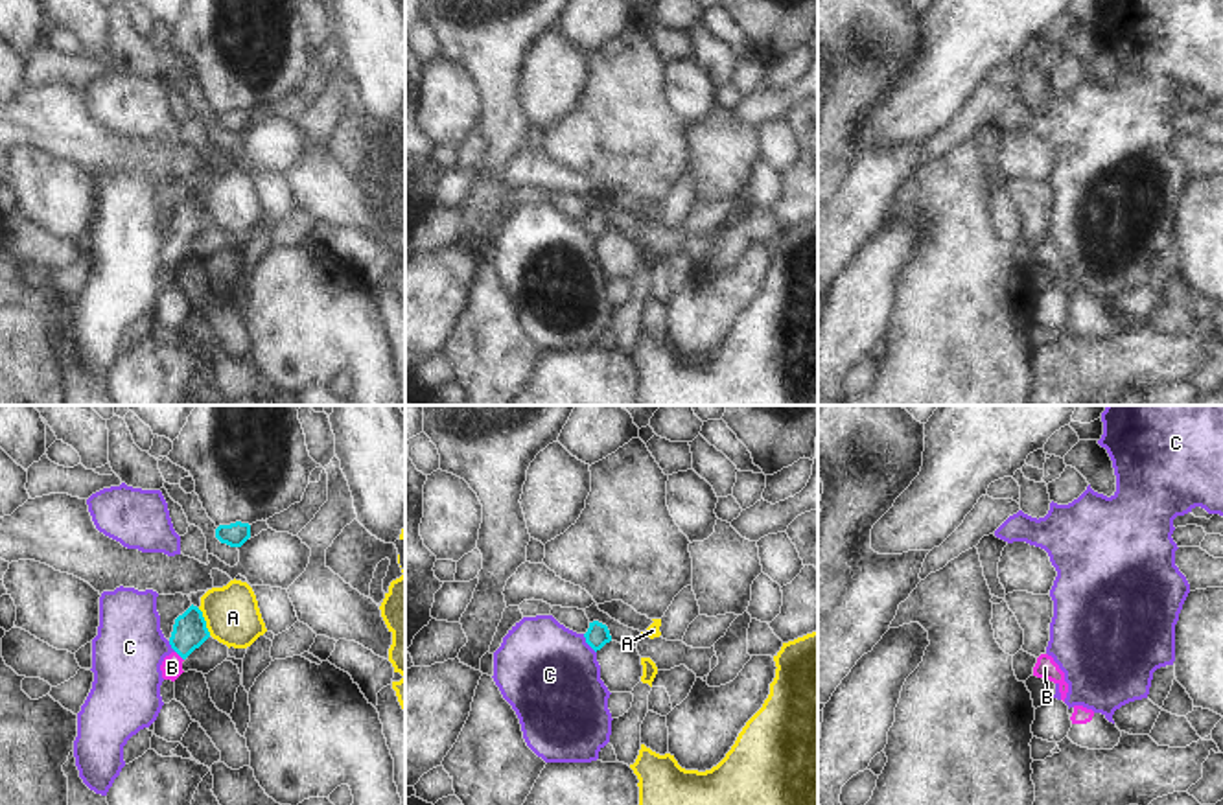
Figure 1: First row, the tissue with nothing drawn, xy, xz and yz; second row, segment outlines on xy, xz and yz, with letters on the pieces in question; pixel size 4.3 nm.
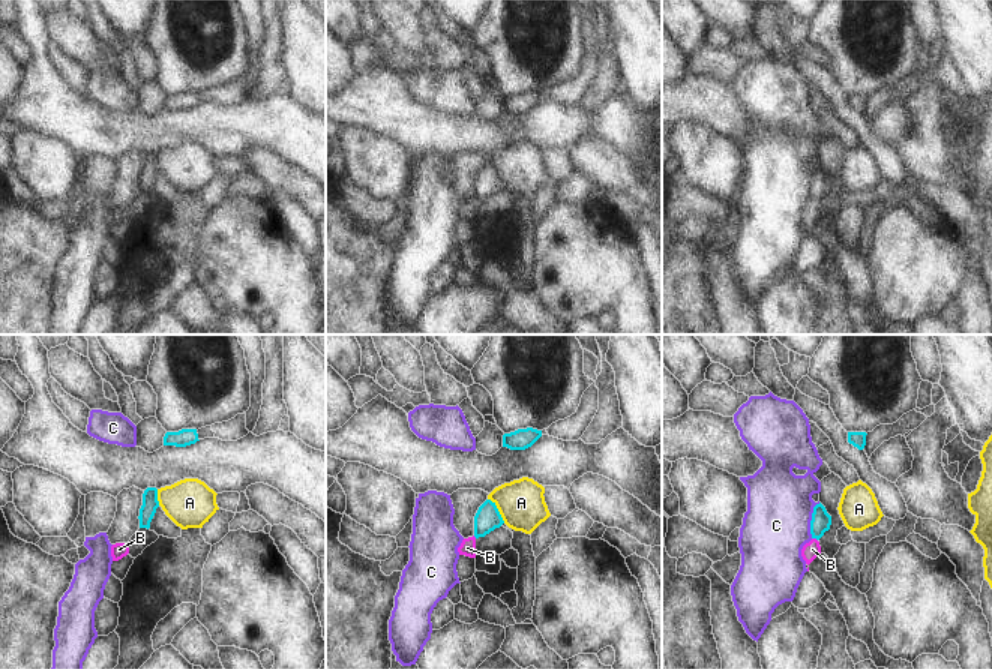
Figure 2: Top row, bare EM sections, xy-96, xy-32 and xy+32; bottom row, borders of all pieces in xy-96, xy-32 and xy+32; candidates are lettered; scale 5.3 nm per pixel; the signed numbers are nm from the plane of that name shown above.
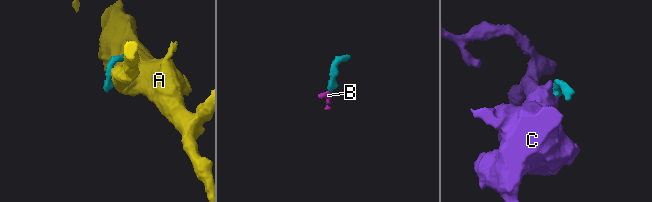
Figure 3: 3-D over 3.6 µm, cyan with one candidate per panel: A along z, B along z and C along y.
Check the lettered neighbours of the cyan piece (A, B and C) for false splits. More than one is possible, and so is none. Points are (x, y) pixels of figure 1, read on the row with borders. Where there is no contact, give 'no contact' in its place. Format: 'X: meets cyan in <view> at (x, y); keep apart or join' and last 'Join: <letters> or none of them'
A: meets cyan in xy at (205, 621); keep apart
B: meets cyan in xy at (179, 654); join
C: meets cyan in xz at (586, 641); keep apart
Join: B

